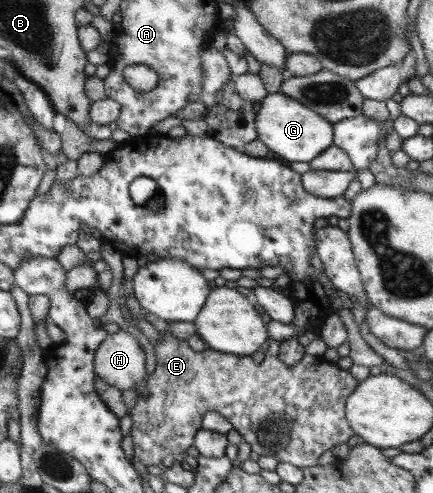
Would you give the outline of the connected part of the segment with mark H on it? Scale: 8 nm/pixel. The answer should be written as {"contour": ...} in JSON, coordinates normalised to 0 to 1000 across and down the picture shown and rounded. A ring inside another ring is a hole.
{"contour":[[[259,663],[249,684],[217,718],[219,763],[277,795],[312,789],[319,805],[337,805],[333,714],[307,682]]]}

